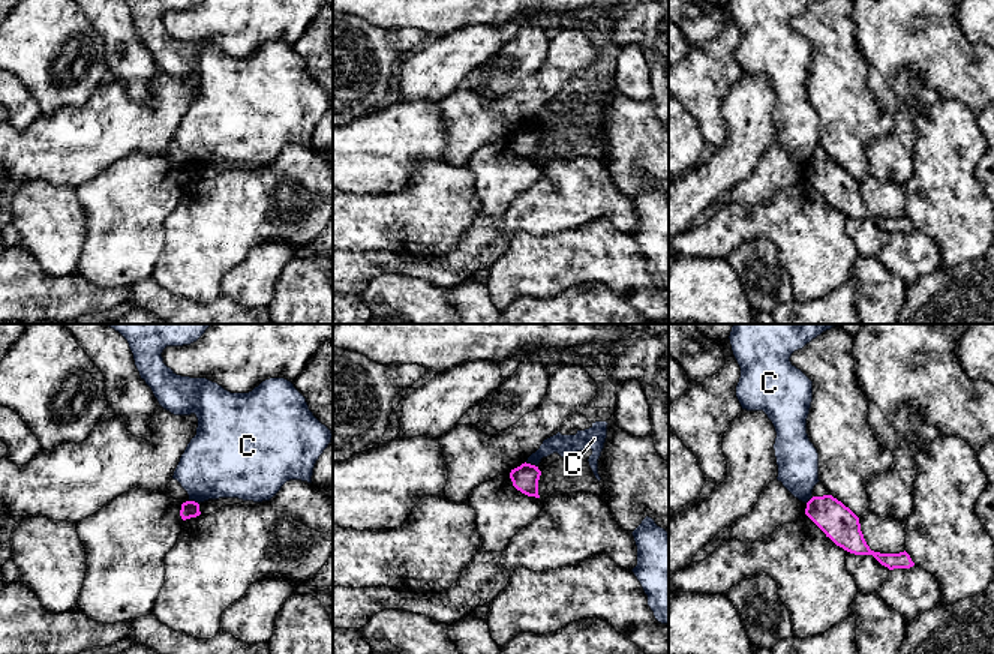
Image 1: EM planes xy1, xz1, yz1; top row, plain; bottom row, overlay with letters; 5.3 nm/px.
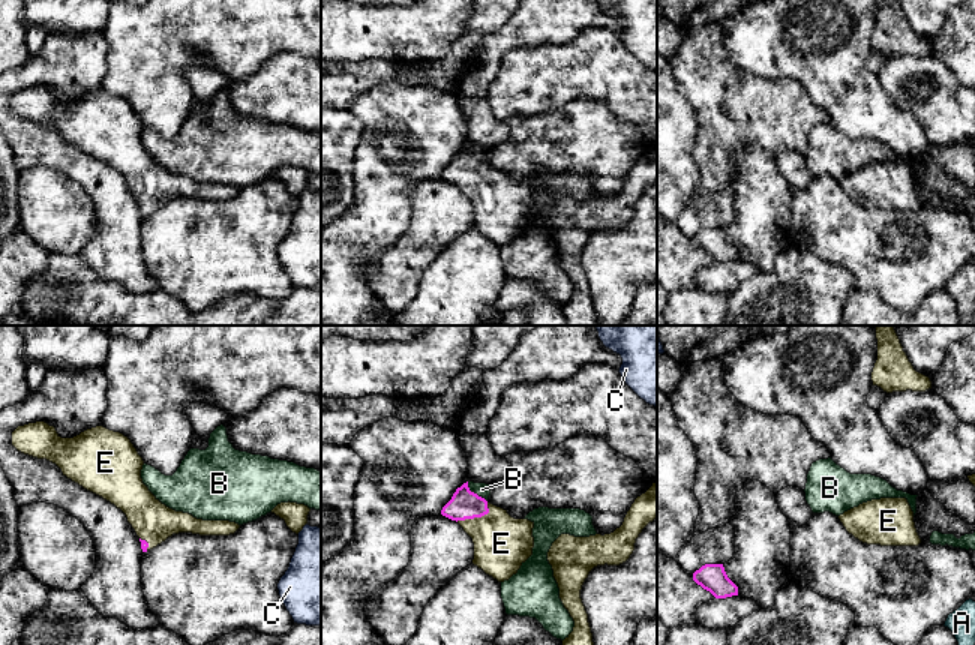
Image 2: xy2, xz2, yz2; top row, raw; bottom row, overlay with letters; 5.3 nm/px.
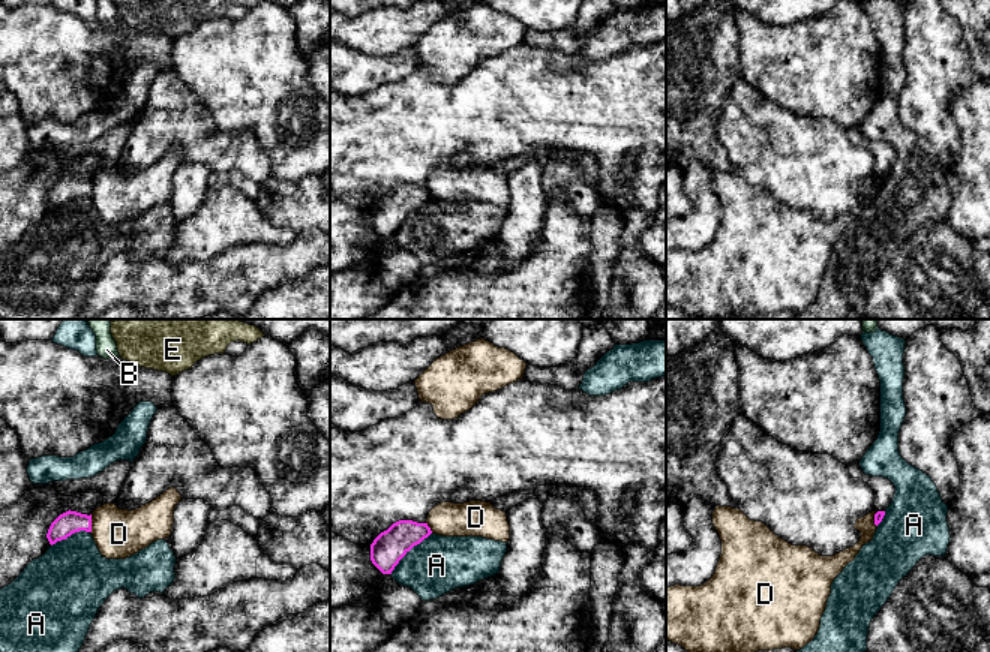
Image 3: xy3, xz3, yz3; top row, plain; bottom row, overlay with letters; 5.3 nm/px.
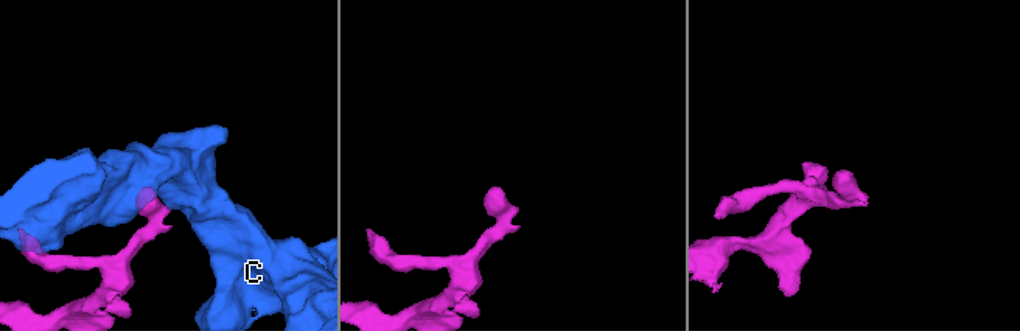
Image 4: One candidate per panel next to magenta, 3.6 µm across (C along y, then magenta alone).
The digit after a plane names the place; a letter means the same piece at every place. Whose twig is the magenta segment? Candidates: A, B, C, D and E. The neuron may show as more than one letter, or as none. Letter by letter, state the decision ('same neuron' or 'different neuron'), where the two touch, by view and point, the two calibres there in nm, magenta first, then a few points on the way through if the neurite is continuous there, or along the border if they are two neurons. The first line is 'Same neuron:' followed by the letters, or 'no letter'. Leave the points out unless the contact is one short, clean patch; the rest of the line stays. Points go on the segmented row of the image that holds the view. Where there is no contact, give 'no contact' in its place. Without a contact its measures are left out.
Same neuron: E
A: different neuron; meets magenta in xz3 at (408, 550); 180 nm thick on the magenta side, 300 nm on the other
B: different neuron; meets magenta in xz2 at (476, 494); 160 nm thick on the magenta side, 80 nm on the other; border along xz2 (467, 483), (471, 491), (486, 501)
C: different neuron; meets magenta in xz1 at (529, 464); 140 nm thick on the magenta side, 120 nm on the other; border along xz1 (525, 462), (537, 467)
D: different neuron; meets magenta in xy3 at (90, 523); 120 nm thick on the magenta side, 260 nm on the other; border along xy3 (92, 514), (90, 532)
E: same neuron; meets magenta in xz2 at (476, 516); 160 nm thick on the magenta side, 300 nm on the other; runs through xz2 (464, 504), (476, 516), (501, 543)

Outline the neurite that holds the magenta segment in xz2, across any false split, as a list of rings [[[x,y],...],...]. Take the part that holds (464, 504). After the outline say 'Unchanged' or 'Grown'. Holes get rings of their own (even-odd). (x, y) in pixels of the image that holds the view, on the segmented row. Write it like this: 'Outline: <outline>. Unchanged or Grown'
Outline: [[[468,482],[456,489],[441,514],[456,520],[472,538],[472,564],[498,582],[508,580],[532,555],[534,522],[512,518],[471,492]]]. Grown

